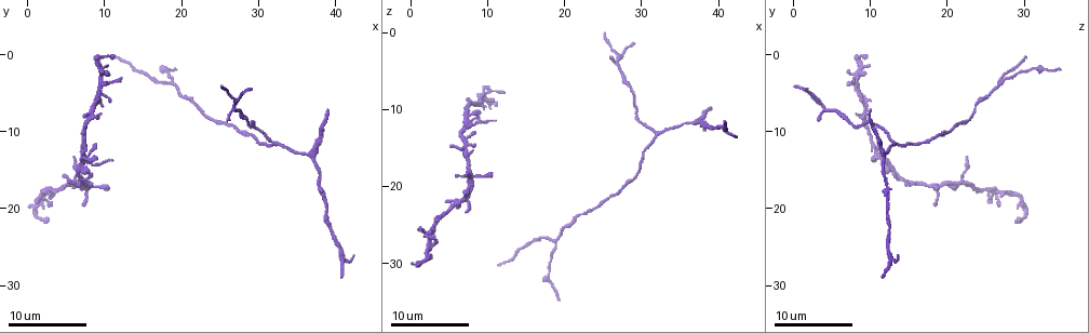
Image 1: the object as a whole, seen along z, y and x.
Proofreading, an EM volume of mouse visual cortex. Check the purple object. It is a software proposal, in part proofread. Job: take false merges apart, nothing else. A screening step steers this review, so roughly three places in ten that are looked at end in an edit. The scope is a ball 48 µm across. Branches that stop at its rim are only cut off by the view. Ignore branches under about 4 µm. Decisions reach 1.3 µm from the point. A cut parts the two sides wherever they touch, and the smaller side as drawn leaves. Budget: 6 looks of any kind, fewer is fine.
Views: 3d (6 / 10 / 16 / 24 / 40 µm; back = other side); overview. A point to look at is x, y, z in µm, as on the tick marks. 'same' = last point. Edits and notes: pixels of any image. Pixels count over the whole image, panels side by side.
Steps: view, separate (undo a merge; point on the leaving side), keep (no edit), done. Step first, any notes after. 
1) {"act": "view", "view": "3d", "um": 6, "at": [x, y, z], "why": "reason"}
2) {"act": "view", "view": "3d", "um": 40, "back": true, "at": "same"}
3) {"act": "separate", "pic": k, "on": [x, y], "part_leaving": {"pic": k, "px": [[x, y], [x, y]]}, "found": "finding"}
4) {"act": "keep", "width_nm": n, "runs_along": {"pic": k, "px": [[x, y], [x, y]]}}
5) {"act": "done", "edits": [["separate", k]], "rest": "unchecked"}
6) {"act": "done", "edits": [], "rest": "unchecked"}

{"act": "view", "view": "3d", "um": 6, "at": [18.5, 4.0, 27.5], "why": "branch point"}

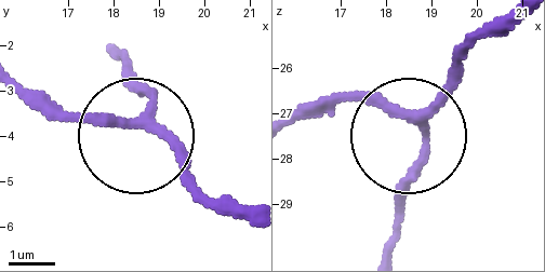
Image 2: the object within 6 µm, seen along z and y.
{"act": "keep", "width_nm": 200, "runs_along": {"pic": 2, "px": [[492, 26], [415, 116], [423, 153], [399, 231]]}, "found": "continuous, no second neuron"}

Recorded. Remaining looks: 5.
{"act": "view", "view": "3d", "um": 6, "at": [32.0, 11.5, 13.5], "why": "two arms in line, one across"}

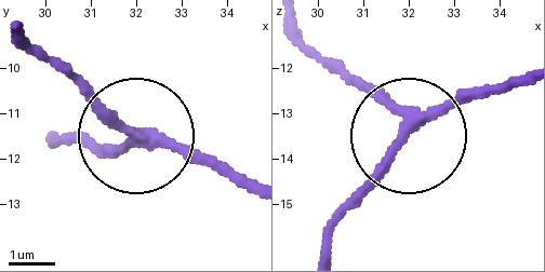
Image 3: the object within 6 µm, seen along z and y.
{"act": "keep", "arms": 3, "runs_along": {"pic": 3, "px": [[294, 23], [407, 131], [527, 72]]}, "found": "all the same neuron"}

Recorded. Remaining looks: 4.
{"act": "view", "view": "3d", "um": 10, "at": [37.0, 13.0, 12.0], "why": "branch point"}

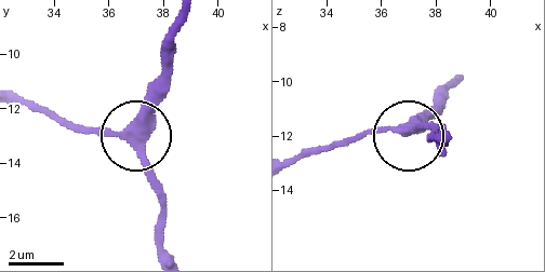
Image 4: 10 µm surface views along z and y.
{"act": "keep", "runs_along": {"pic": 4, "px": [[17, 95], [94, 130], [133, 133], [163, 63]]}, "found": "continuous, no second neuron"}

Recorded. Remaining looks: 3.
{"act": "done", "edits": [], "rest": "unchecked"}

